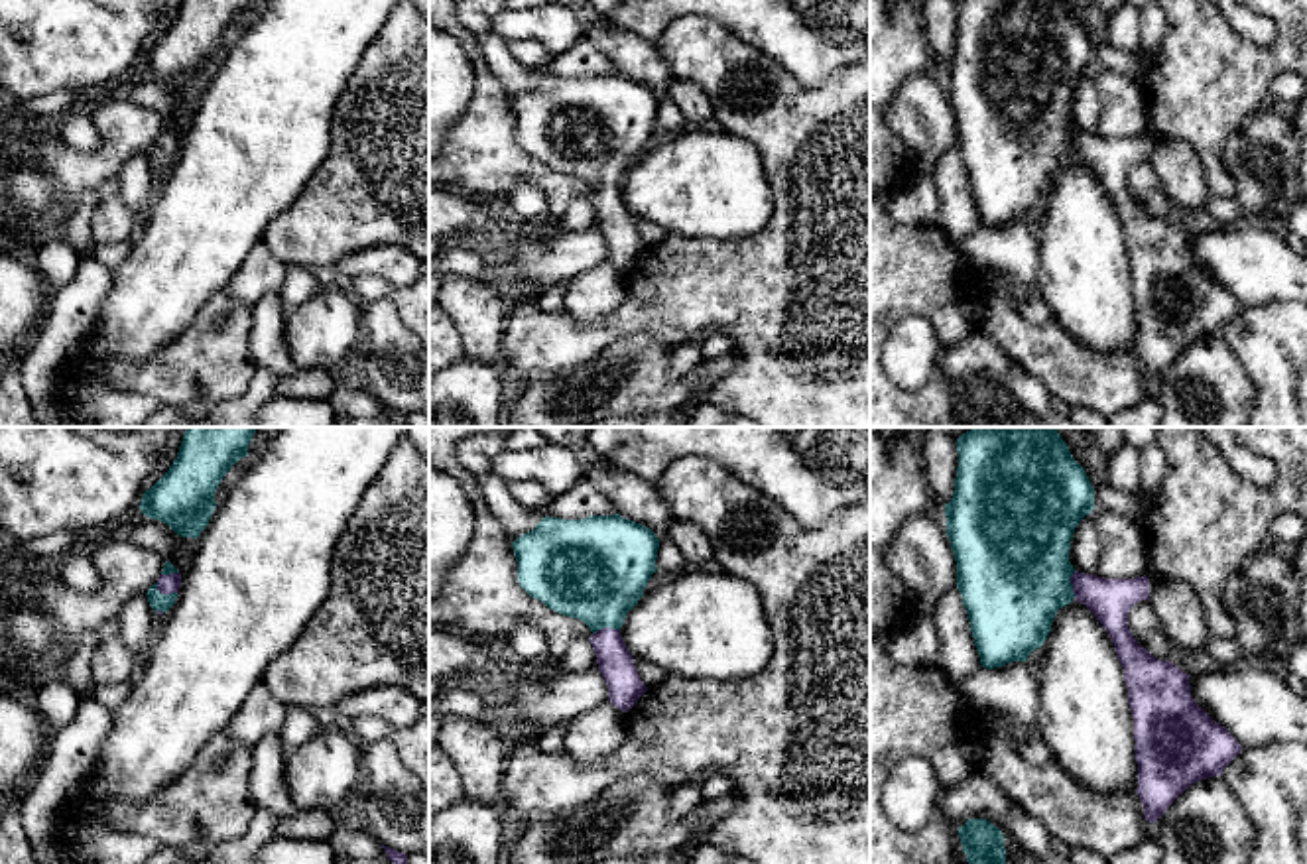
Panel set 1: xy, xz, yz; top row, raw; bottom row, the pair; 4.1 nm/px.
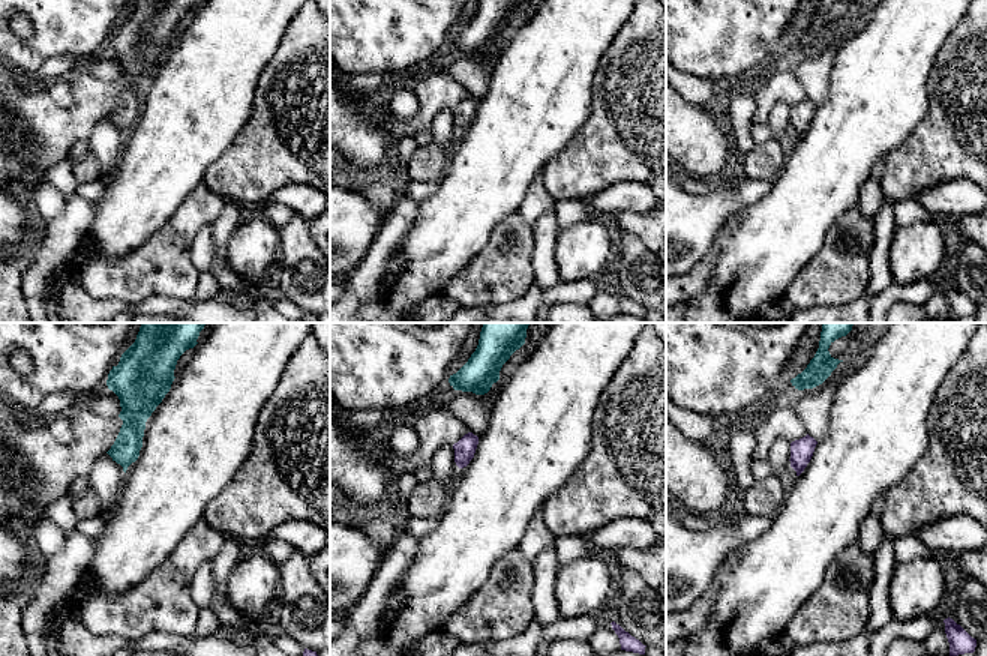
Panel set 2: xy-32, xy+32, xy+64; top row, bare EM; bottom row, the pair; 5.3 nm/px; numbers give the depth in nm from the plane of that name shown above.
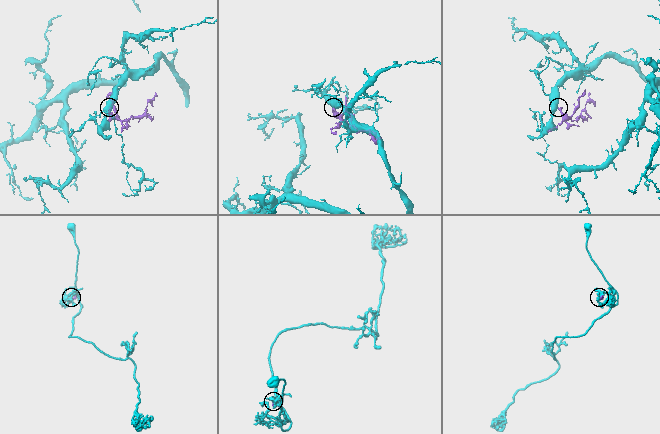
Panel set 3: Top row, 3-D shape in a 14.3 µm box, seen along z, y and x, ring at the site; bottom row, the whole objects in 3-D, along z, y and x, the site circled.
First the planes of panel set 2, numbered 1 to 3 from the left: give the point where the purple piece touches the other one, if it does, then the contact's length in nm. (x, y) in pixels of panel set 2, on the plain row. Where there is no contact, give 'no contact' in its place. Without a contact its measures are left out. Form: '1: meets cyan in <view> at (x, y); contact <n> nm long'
1: no contact
2: no contact
3: no contact

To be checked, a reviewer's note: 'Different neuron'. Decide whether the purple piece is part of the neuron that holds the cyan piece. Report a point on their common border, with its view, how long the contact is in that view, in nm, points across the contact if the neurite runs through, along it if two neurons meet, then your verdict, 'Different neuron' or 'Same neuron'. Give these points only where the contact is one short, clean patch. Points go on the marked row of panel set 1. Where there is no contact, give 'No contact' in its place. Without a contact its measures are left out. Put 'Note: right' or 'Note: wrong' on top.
Note: wrong
Touches cyan at xz (605, 626). Shared border 110 nm. Path across: xz (595, 569), (605, 626), (615, 662). Same neuron

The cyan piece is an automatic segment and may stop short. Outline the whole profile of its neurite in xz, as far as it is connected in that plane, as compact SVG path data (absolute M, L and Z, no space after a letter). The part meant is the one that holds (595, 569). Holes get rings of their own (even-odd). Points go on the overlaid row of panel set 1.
M545 516L512 541L518 583L547 608L583 620L591 632L608 701L628 712L648 691L620 628L657 571L659 539L632 520Z

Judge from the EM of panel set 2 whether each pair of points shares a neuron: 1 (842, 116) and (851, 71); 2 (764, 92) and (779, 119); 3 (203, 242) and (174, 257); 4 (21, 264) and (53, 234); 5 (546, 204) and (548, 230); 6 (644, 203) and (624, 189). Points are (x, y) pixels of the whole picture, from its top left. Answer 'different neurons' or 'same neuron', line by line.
1: same neuron
2: different neurons
3: different neurons
4: different neurons
5: different neurons
6: same neuron

